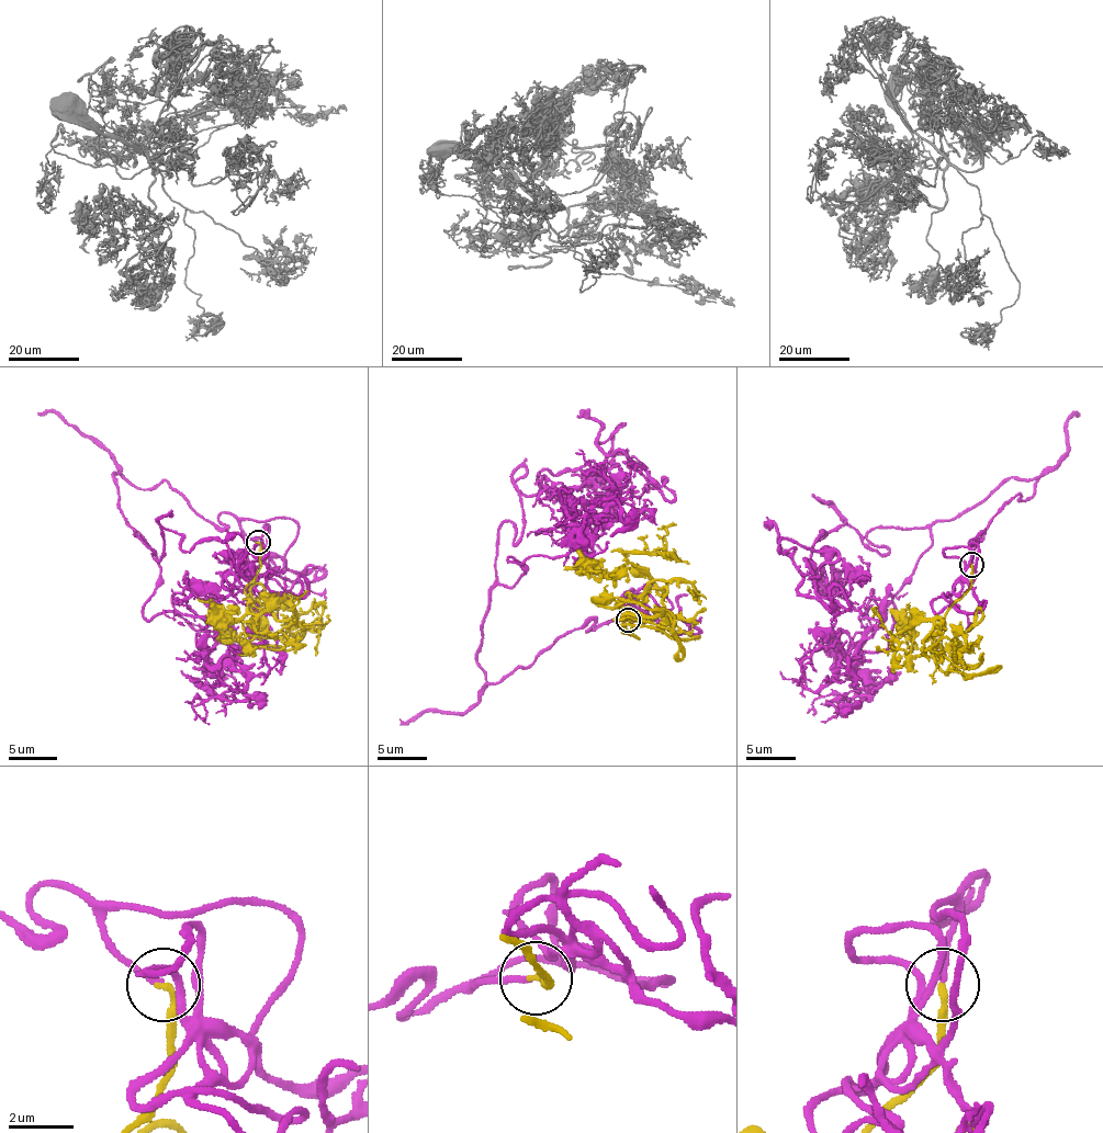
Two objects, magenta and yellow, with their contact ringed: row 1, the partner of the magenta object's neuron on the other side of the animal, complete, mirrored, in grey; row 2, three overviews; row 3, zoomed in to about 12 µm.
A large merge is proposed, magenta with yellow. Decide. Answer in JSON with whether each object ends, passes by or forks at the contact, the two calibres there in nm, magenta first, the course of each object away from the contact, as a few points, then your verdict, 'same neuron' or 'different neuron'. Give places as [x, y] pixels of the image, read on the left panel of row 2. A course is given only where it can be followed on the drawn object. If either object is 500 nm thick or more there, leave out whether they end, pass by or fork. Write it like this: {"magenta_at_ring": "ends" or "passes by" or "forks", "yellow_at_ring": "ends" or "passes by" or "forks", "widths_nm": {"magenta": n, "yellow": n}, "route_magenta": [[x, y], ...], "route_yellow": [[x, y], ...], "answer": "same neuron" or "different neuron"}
{"magenta_at_ring": "ends", "yellow_at_ring": "ends", "widths_nm": {"magenta": 160, "yellow": 200}, "route_magenta": [[258, 542], [114, 474], [155, 558], [167, 531], [186, 552], [222, 540], [234, 570], [267, 551], [222, 542]], "route_yellow": [[258, 542], [260, 565], [245, 595], [258, 607], [282, 600], [258, 618], [258, 631], [280, 633], [305, 591]], "answer": "same neuron"}

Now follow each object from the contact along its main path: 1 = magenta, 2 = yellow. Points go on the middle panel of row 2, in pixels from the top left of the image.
1: (628, 619), (496, 683), (477, 663), (498, 529), (625, 425), (600, 443), (577, 416)
2: (628, 619), (617, 604), (640, 601), (654, 582), (628, 553), (665, 547), (673, 521)

